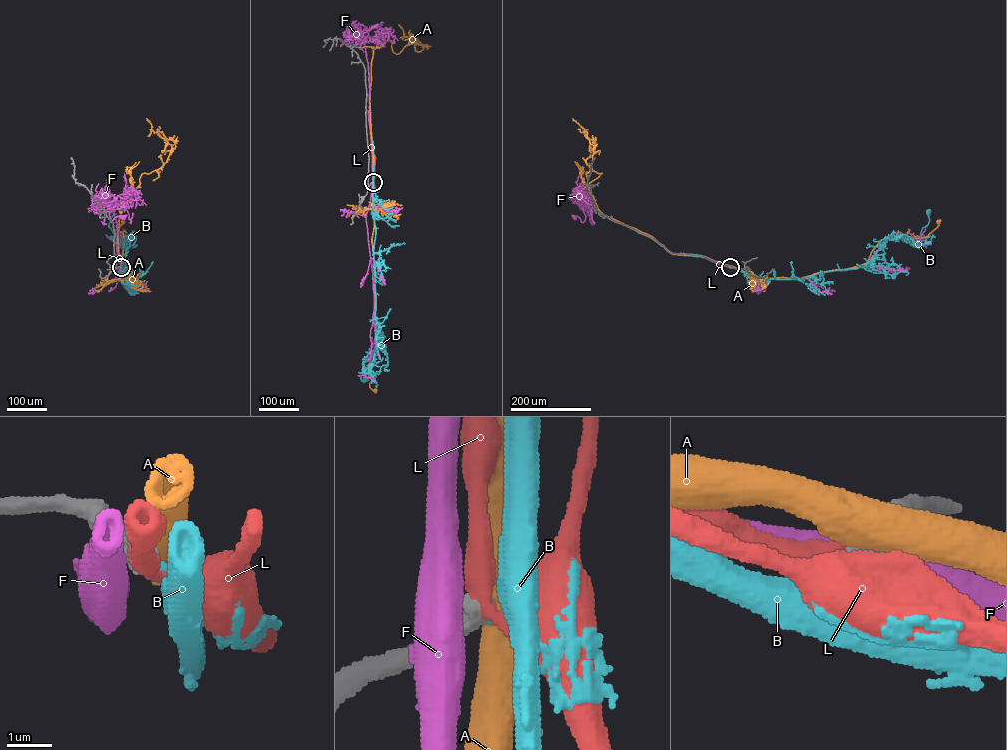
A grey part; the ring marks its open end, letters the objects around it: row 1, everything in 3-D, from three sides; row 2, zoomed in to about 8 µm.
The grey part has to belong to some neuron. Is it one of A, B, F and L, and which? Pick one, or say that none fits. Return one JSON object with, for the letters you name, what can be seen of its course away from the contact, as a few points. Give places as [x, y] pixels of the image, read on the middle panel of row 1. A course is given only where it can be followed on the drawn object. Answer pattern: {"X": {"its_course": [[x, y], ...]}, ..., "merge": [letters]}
{"merge": []}

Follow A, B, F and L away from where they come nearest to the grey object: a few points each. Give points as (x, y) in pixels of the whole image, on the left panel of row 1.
A: (121, 266), (122, 278), (120, 278), (124, 237), (123, 232), (119, 238), (117, 229), (123, 221)
B: (121, 267), (123, 279), (124, 239), (116, 242), (109, 226), (113, 211)
F: (120, 266), (113, 207), (107, 203), (111, 222), (117, 216), (124, 217)
L: (121, 266), (116, 242)

